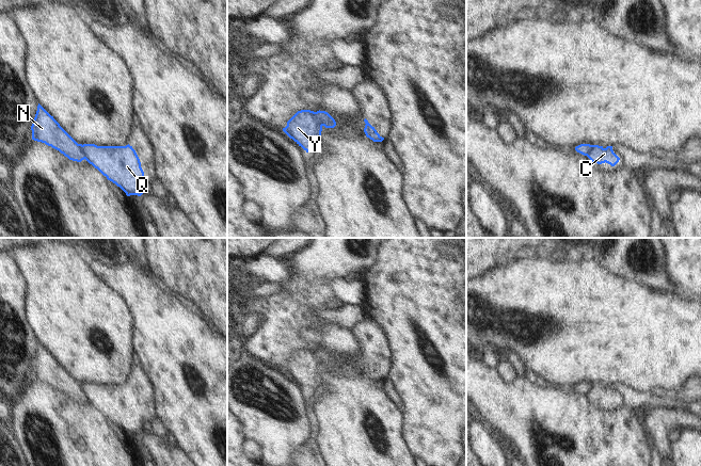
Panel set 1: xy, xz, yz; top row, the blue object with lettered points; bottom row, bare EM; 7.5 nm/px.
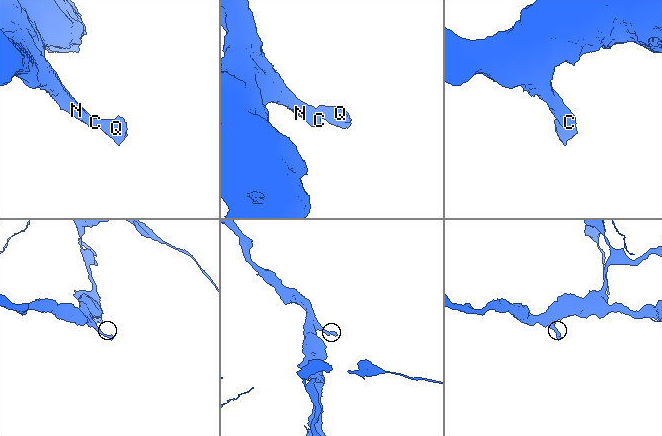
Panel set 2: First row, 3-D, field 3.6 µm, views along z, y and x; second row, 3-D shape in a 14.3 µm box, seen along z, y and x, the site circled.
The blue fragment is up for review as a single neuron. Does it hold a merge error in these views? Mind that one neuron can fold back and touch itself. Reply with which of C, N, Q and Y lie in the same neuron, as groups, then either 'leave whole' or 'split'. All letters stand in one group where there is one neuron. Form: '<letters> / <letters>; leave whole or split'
C N Y / Q; split

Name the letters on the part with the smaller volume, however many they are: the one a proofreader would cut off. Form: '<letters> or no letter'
Q

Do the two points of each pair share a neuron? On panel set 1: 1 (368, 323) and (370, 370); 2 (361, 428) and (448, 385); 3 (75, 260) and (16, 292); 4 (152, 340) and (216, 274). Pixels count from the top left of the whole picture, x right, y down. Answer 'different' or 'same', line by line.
1: same
2: different
3: different
4: different

